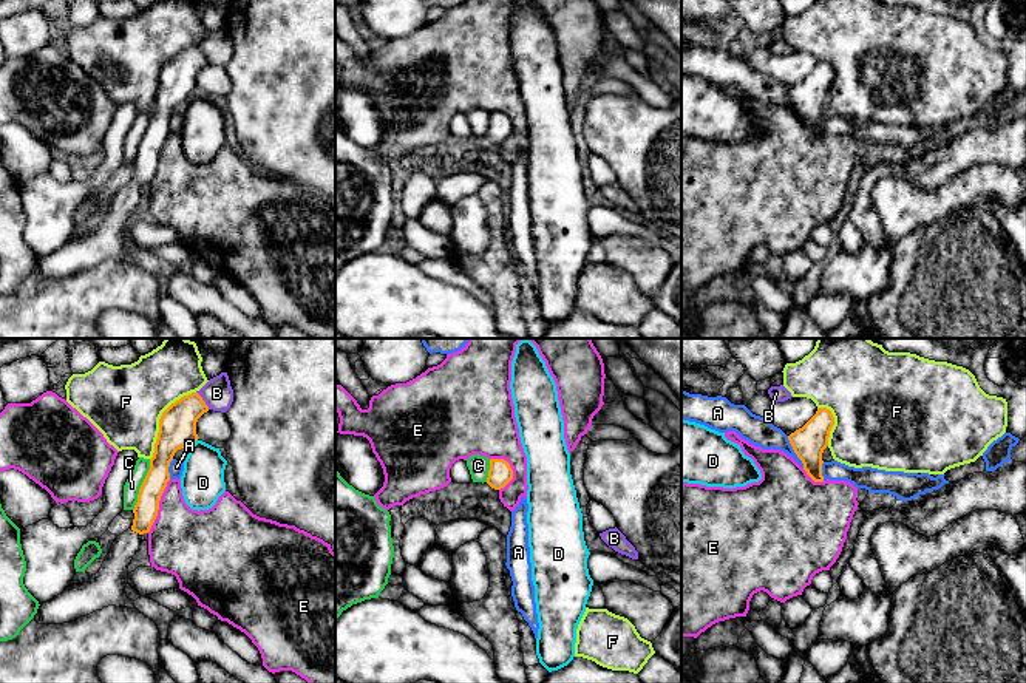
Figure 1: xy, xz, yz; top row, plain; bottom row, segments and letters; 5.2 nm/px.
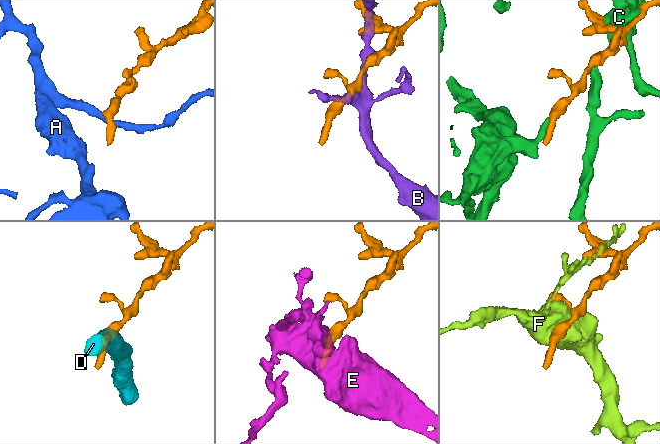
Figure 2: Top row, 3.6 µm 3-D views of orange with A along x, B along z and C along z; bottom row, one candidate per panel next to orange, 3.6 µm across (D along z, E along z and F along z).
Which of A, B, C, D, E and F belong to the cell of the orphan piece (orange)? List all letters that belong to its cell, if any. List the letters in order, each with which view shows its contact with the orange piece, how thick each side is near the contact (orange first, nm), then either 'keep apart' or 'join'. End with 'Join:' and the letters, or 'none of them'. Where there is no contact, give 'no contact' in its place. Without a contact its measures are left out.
A: yz | 180/150 nm | keep apart
B: xy | 190/160 nm | keep apart
C: xy | 130/80 nm | keep apart
D: xy | 190/220 nm | keep apart
E: xy | 130/360 nm | keep apart
F: xy | 190/380 nm | keep apart
Join: none of them

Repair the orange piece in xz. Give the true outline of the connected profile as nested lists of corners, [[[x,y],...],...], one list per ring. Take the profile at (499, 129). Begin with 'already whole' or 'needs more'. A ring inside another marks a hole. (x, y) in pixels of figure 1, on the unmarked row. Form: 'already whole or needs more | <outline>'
already whole | [[[490,113],[487,138],[494,142],[504,142],[513,133],[513,124],[504,113]]]

